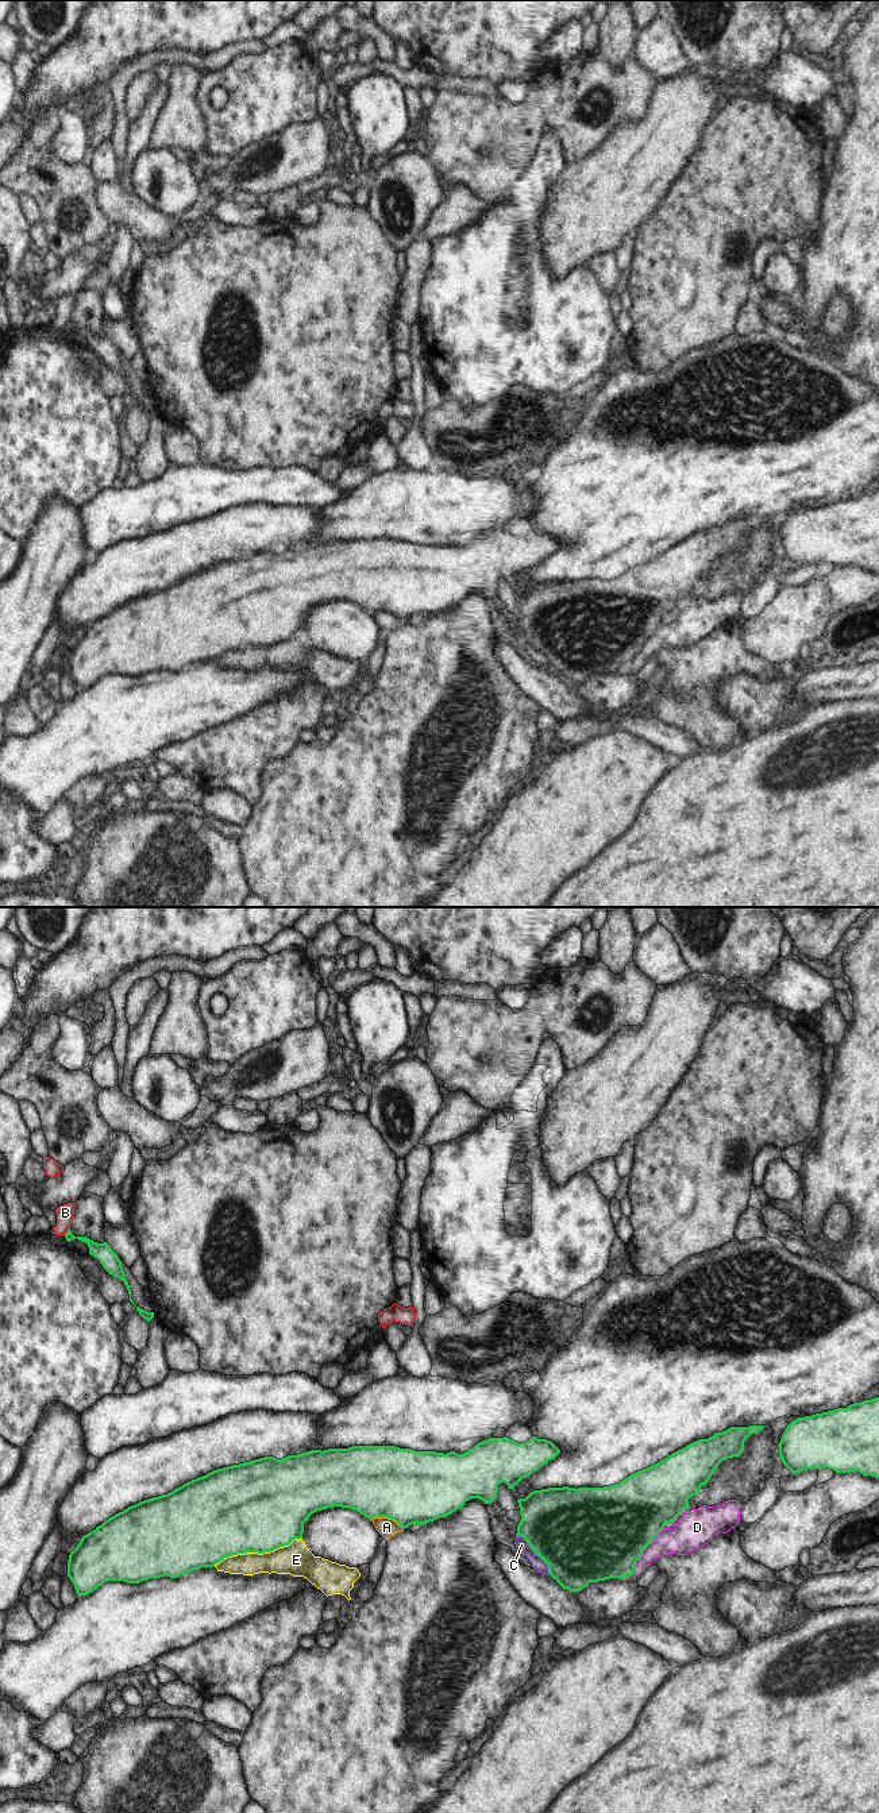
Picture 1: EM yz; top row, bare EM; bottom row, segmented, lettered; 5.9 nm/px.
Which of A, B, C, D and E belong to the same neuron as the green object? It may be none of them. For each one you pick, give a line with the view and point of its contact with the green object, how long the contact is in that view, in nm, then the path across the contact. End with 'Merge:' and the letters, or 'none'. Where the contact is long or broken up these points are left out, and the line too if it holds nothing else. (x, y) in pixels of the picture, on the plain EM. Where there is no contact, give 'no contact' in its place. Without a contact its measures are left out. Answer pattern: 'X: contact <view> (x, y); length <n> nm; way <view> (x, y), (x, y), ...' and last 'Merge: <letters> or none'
Merge: none

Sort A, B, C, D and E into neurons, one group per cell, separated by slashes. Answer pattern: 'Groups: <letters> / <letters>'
Groups: A C D / B / E

